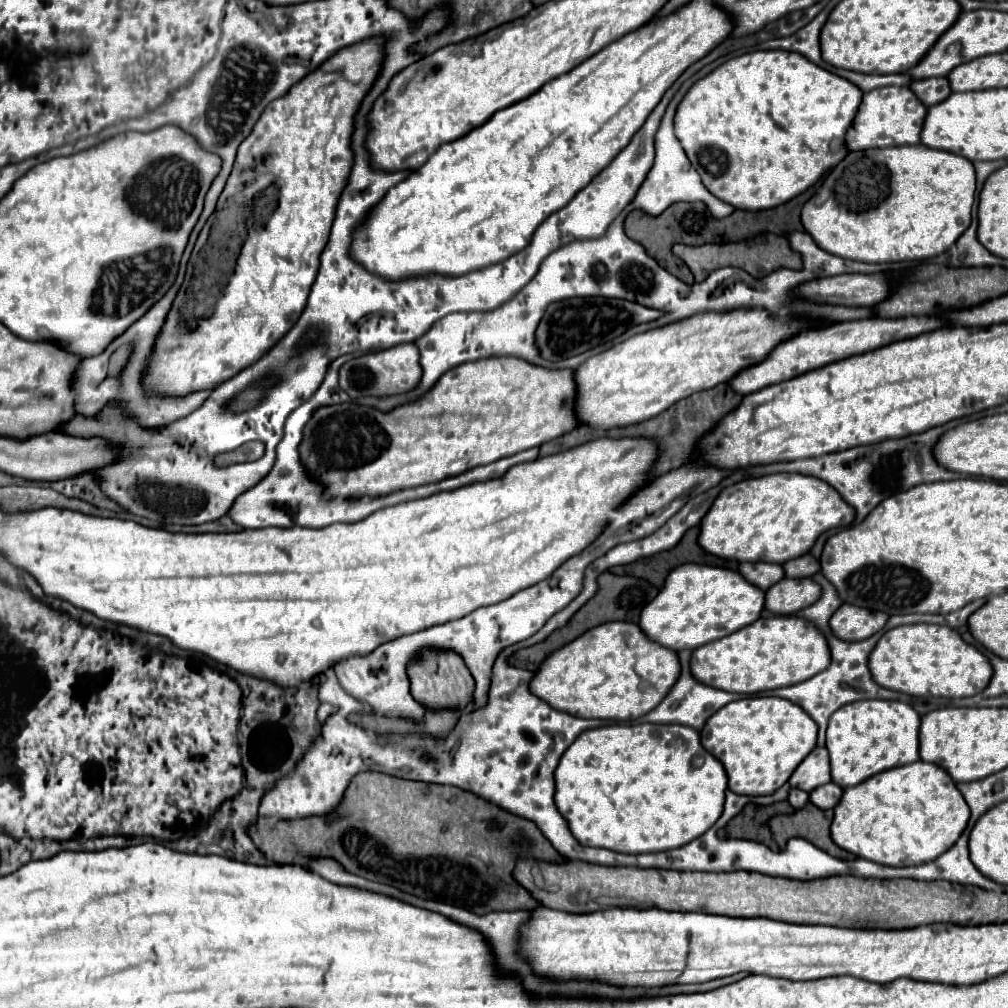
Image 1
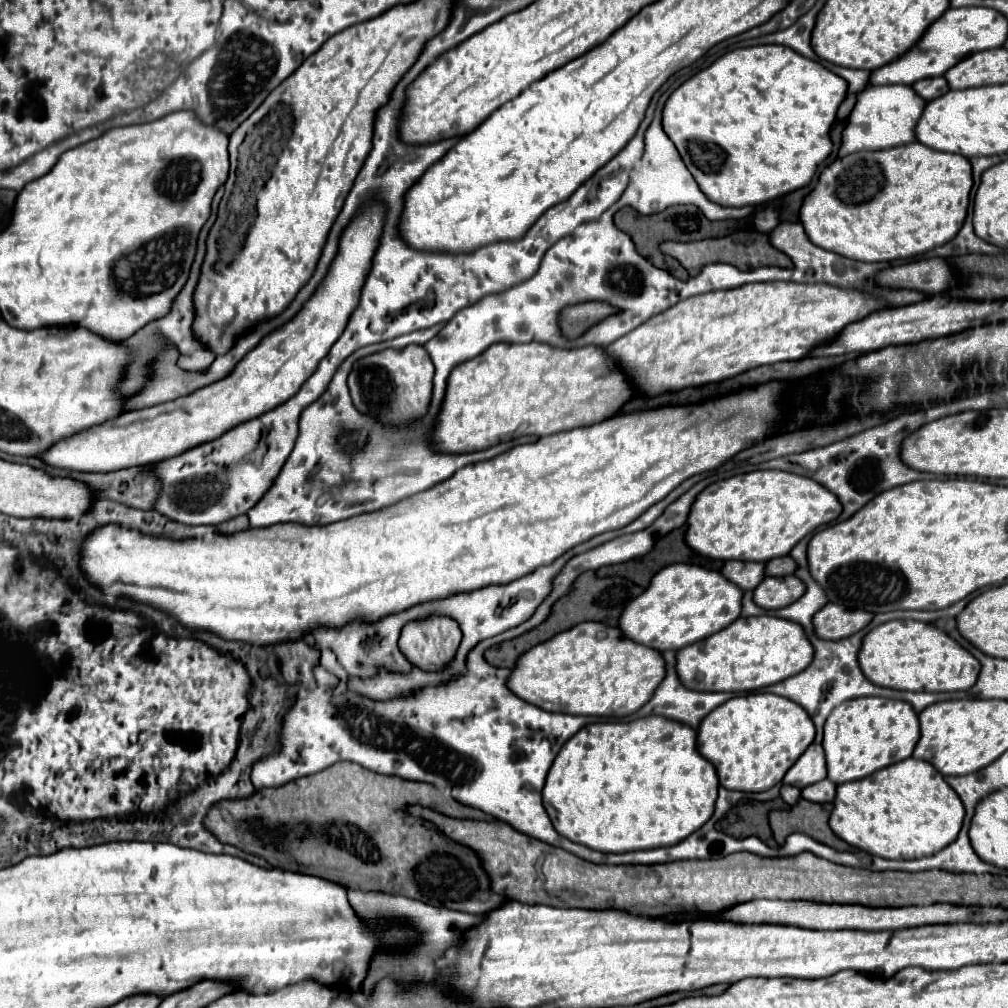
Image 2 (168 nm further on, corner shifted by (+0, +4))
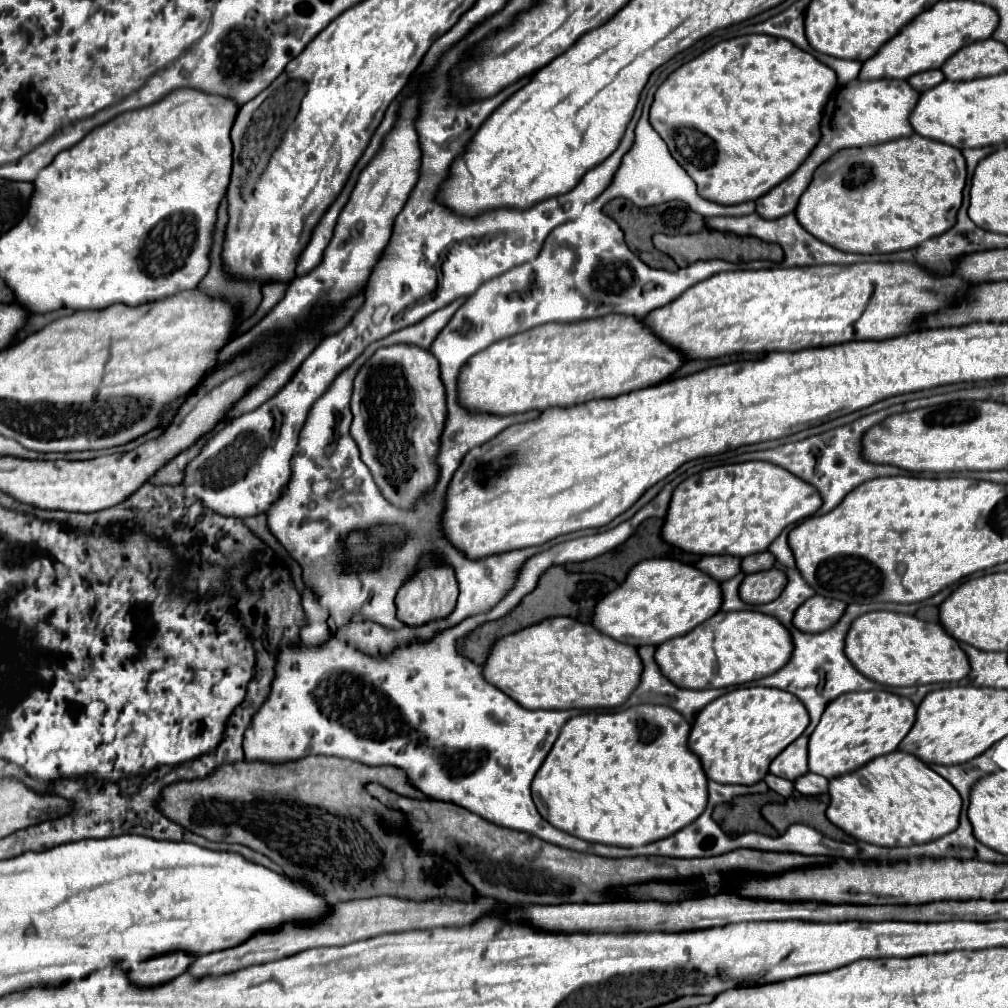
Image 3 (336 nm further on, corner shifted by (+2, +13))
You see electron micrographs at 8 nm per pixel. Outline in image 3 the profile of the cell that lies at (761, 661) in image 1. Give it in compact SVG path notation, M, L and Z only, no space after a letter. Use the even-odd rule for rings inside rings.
M719 612L693 628L685 636L663 642L655 650L655 662L665 678L675 686L701 690L701 688L727 688L759 680L785 666L793 650L789 632L773 616L761 612Z

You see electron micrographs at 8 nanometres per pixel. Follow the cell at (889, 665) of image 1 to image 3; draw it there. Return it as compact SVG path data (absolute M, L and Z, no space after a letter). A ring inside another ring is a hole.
M867 612L853 620L845 636L845 656L869 680L883 686L917 686L959 682L969 674L969 660L959 642L941 624L923 622L909 614Z

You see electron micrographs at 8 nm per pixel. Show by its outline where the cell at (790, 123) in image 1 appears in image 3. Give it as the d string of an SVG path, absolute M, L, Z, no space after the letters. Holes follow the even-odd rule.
M747 34L719 42L669 74L655 92L649 122L669 146L671 156L693 178L699 196L731 206L761 198L805 162L821 138L821 110L835 88L835 72L809 52L783 38Z

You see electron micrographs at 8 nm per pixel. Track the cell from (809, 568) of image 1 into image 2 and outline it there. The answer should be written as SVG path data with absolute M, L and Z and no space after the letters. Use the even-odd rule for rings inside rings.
M789 555L785 557L777 557L777 559L771 559L767 563L767 575L773 575L773 577L785 577L785 575L791 575L797 571L797 563L795 559L791 559Z

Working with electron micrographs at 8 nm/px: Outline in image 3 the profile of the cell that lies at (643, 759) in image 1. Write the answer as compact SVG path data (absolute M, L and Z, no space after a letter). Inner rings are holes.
M637 704L613 714L573 716L533 778L533 802L551 826L587 842L629 848L667 838L693 822L707 806L707 776L699 758L687 748L689 730L689 722L677 710L655 704Z

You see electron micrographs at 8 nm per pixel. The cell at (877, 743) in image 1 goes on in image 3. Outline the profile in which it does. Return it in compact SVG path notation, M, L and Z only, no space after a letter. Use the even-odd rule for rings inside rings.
M885 690L841 694L825 708L821 722L809 738L809 772L821 774L827 780L855 772L873 758L895 752L913 724L915 704L909 698Z

